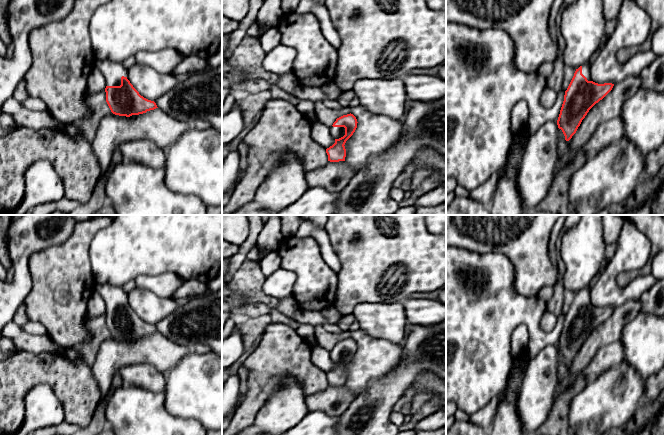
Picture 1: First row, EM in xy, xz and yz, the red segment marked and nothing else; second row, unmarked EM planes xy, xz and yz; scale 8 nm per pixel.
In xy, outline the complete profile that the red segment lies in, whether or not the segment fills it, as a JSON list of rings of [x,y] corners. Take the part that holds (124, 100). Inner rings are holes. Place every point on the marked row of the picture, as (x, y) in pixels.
[[[99,60],[95,67],[105,78],[106,102],[113,114],[130,117],[158,108],[154,101],[144,98],[133,87],[122,63]]]

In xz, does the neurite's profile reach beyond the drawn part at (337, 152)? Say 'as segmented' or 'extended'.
extended

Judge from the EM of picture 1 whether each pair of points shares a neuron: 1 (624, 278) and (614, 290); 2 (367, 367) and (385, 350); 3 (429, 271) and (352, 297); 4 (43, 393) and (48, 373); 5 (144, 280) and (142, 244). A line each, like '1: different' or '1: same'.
1: different
2: same
3: same
4: different
5: different

